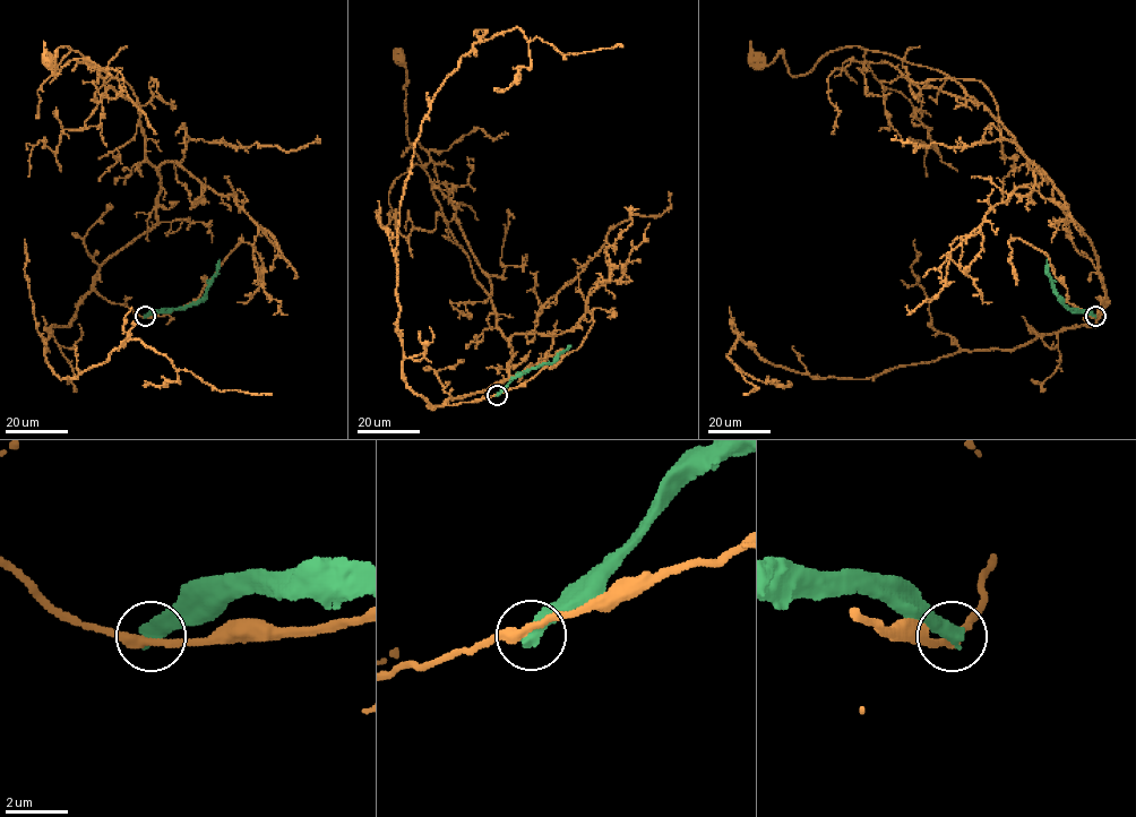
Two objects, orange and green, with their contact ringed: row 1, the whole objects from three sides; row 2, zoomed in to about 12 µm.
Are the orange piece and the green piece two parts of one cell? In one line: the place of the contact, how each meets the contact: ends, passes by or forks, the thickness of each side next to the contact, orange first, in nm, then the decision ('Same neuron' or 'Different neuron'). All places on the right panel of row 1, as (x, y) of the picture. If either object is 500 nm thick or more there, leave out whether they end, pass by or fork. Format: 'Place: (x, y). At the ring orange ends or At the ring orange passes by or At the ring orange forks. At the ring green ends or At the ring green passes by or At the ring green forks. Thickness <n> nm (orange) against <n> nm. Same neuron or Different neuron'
Place: (1095, 316). Thickness 300 nm (orange) against 550 nm. Different neuron

